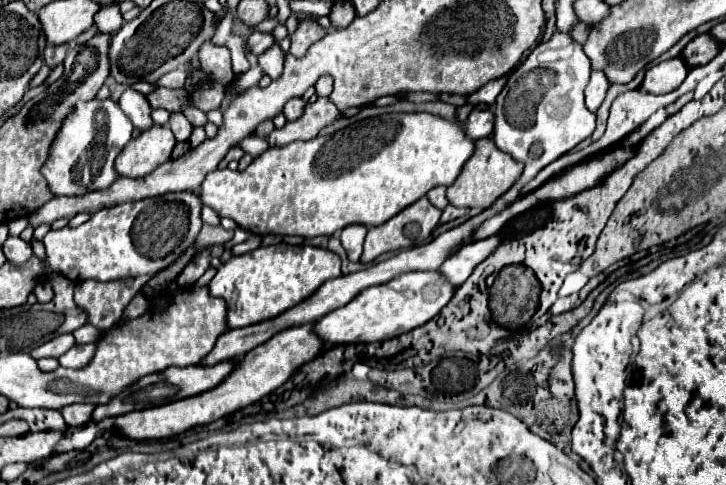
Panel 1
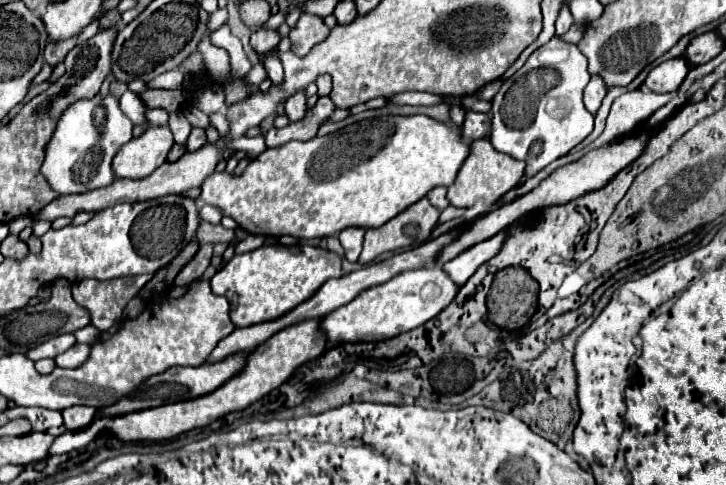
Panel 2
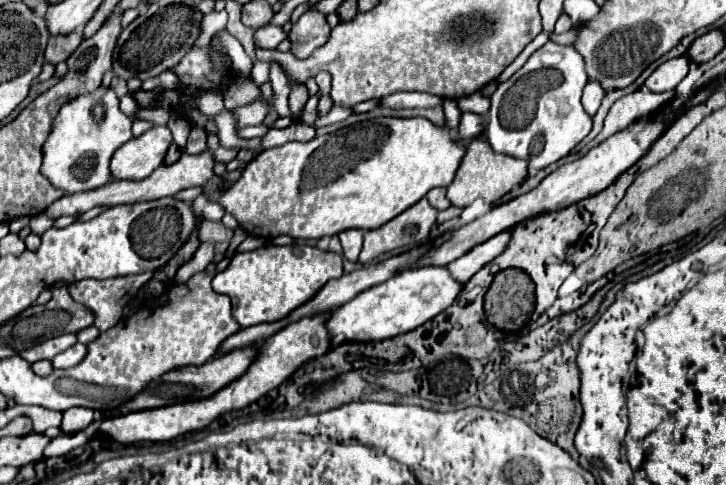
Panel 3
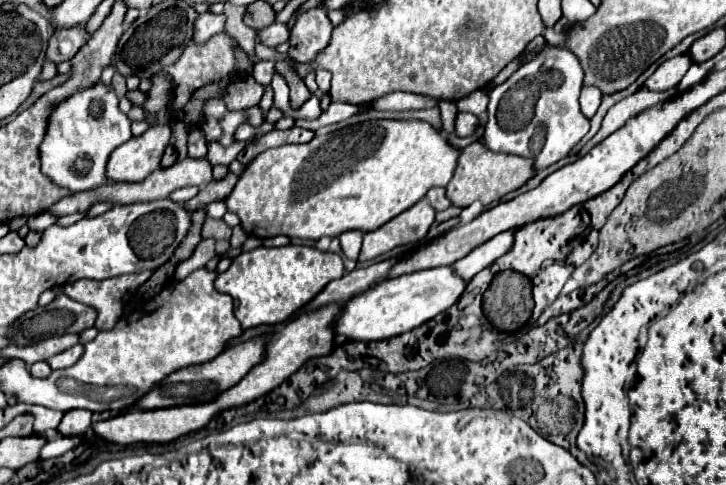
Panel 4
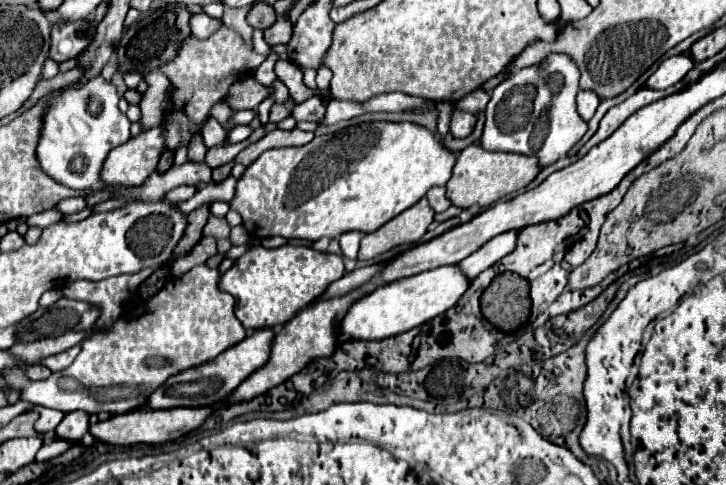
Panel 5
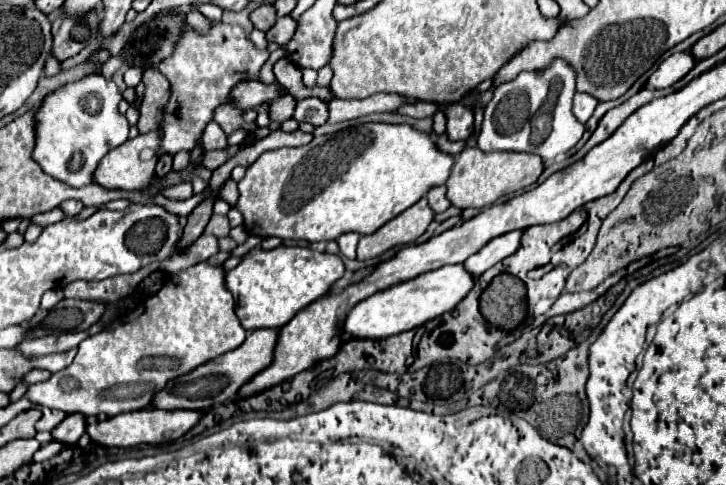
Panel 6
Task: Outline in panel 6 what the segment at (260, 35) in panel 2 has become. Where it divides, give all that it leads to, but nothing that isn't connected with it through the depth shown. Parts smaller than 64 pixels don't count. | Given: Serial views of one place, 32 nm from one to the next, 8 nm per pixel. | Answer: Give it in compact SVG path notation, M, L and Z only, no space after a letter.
M284 16L284 18L278 18L276 24L266 32L266 40L286 46L288 40L294 36L294 32L296 32L296 20L292 20L290 16Z

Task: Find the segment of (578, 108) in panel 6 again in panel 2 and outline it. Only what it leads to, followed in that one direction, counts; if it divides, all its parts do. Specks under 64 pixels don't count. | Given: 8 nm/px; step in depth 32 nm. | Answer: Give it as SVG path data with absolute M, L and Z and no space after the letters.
M592 76L586 90L584 90L584 106L586 106L586 110L596 114L596 110L600 108L604 96L606 96L604 78L602 76Z

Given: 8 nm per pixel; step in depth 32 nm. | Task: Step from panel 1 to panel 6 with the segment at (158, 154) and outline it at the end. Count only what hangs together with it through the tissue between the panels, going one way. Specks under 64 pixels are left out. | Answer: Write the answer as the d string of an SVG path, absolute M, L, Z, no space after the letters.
M152 130L148 134L138 134L134 140L128 140L108 152L100 162L94 178L104 188L118 188L118 190L140 190L146 188L152 180L156 162L158 162L158 148L160 148L160 130Z

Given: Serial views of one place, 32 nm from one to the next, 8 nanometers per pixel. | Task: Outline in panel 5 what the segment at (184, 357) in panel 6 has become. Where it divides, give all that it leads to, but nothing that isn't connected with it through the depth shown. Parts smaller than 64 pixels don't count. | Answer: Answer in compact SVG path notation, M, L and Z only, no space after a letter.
M196 266L182 278L170 280L156 296L152 296L144 308L138 312L120 318L112 328L98 330L92 338L82 342L82 352L74 360L74 364L66 370L52 372L46 380L28 380L26 370L22 366L4 368L2 378L6 380L4 392L10 394L12 390L20 392L20 400L26 400L30 404L54 408L60 412L72 412L72 410L84 410L88 414L124 414L128 410L140 408L144 400L172 374L178 374L186 368L200 366L230 346L244 340L246 330L242 328L240 320L234 316L234 298L222 290L218 290L218 268L210 270L208 266Z

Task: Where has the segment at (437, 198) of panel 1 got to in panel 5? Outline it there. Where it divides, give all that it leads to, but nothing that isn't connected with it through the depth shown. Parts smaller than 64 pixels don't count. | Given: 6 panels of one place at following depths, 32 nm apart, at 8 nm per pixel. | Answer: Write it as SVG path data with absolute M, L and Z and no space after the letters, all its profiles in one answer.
M430 188L430 192L426 194L430 206L434 208L434 212L444 212L446 208L450 208L450 200L446 198L446 188Z

